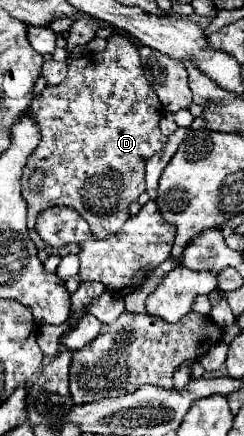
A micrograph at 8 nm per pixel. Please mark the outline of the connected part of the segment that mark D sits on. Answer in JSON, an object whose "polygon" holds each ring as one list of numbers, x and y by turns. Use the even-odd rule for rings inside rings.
{"polygon":[[115,33,107,39,105,51,87,51,77,57,69,65,67,77,59,85,47,87,39,97,31,101,29,113,41,131,41,143,29,155,21,178,22,196,29,207,29,235,33,233,37,213,47,209,47,205,67,205,77,209,87,219,97,239,105,239,117,233,129,219,129,203,137,201,137,197,145,191,145,159,153,157,167,143,167,137,159,129,163,105,143,75,141,59,133,43,125,35],[33,169,45,169,45,183,37,193,31,193,27,187,27,177]]}

